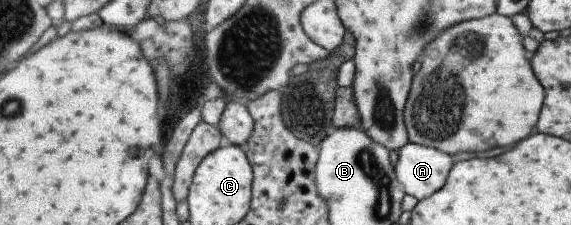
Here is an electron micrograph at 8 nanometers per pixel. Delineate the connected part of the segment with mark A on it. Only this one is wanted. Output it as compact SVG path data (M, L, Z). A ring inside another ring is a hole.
M409 142L398 153L396 171L404 190L417 200L442 189L453 167L446 152Z

